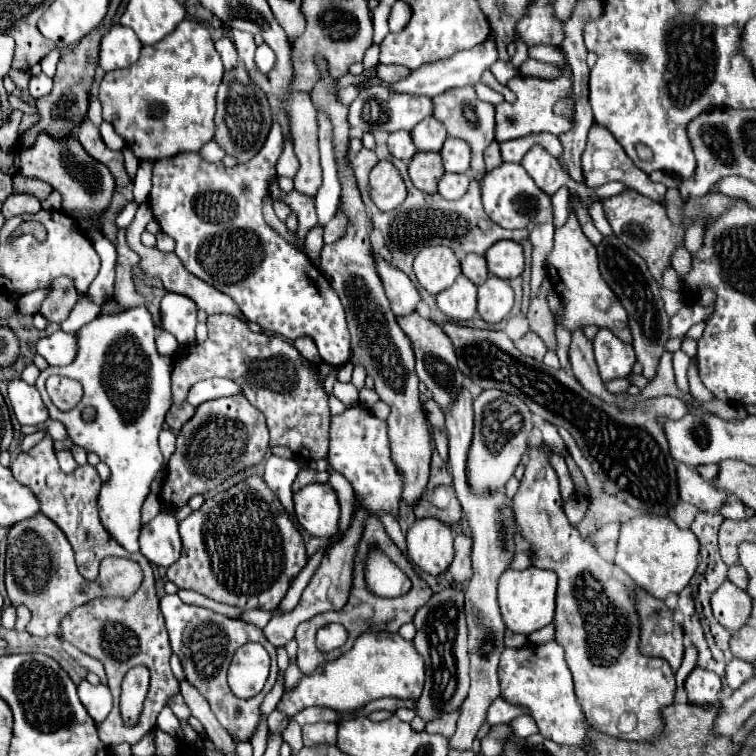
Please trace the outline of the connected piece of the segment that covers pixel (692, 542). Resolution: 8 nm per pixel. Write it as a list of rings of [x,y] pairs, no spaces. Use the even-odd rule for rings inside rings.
[[[641,514],[621,526],[615,564],[621,566],[641,590],[663,600],[669,594],[679,594],[685,584],[689,584],[697,568],[697,554],[699,542],[691,530],[677,528],[667,516]]]

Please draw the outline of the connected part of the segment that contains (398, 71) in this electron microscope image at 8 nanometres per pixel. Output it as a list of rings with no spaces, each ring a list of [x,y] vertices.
[[[383,64],[377,66],[377,76],[379,76],[381,80],[385,80],[385,82],[397,82],[397,80],[403,80],[407,74],[409,74],[409,70],[405,70],[405,68],[383,66]]]

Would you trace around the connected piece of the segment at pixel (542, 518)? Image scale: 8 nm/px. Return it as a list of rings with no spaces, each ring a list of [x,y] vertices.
[[[537,448],[529,450],[529,464],[521,478],[521,486],[513,496],[513,512],[519,534],[529,542],[533,566],[555,570],[559,576],[561,592],[557,592],[555,640],[565,648],[565,660],[573,674],[577,702],[581,704],[587,722],[603,734],[622,740],[657,738],[661,734],[661,708],[674,703],[675,673],[666,660],[639,654],[639,620],[631,598],[633,586],[613,574],[615,566],[603,560],[561,512],[559,480],[547,464],[547,456],[549,452],[537,452]]]

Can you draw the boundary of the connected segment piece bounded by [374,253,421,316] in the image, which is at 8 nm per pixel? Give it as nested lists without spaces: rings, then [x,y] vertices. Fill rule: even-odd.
[[[376,253],[374,256],[378,274],[385,286],[385,294],[391,302],[391,310],[395,312],[395,316],[403,316],[411,310],[415,310],[421,298],[419,298],[419,292],[413,286],[413,282],[407,278],[407,274],[403,274],[395,266],[389,266],[389,262],[385,262]]]

